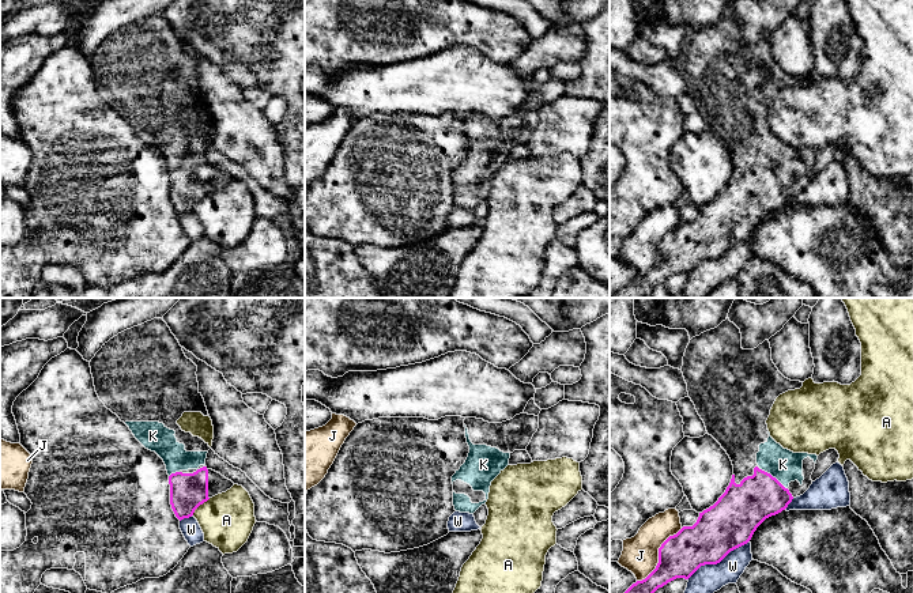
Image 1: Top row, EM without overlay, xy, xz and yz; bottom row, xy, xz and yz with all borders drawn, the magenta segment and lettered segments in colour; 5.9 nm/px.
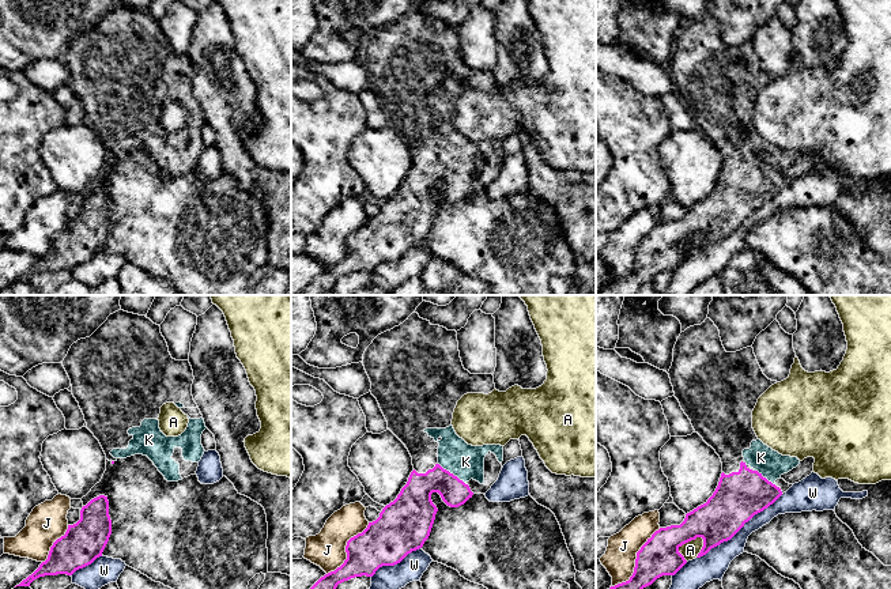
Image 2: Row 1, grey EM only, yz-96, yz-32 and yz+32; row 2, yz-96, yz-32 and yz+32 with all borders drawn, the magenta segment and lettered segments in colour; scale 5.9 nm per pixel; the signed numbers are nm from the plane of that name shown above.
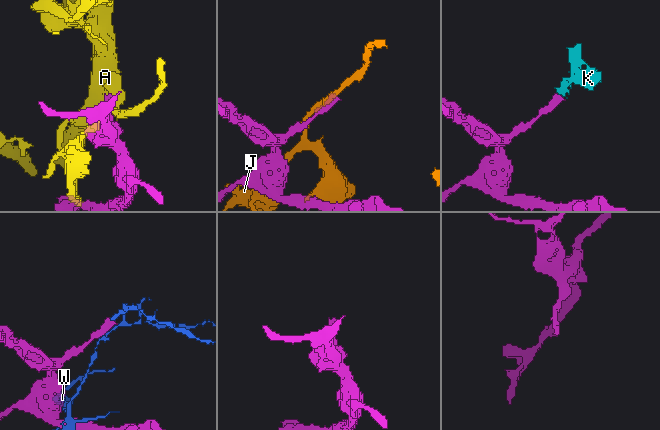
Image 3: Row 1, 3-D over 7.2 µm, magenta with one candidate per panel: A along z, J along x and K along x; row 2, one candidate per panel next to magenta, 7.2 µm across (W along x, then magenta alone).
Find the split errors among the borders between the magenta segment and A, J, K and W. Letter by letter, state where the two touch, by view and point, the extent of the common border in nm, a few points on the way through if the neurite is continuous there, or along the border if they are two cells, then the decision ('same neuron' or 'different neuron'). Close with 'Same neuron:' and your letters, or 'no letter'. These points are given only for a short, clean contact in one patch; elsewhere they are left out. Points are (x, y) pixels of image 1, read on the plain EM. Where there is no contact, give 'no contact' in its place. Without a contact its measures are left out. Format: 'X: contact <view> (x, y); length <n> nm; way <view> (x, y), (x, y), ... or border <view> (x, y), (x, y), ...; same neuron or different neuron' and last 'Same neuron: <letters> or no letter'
A: contact xy (200, 199); length 150 nm; different neuron
J: contact yz (659, 250); length 420 nm; different neuron
K: contact yz (774, 173); length 200 nm; way yz (744, 201), (774, 173), (783, 159); same neuron
W: contact yz (717, 257); length 440 nm; different neuron
Same neuron: K

